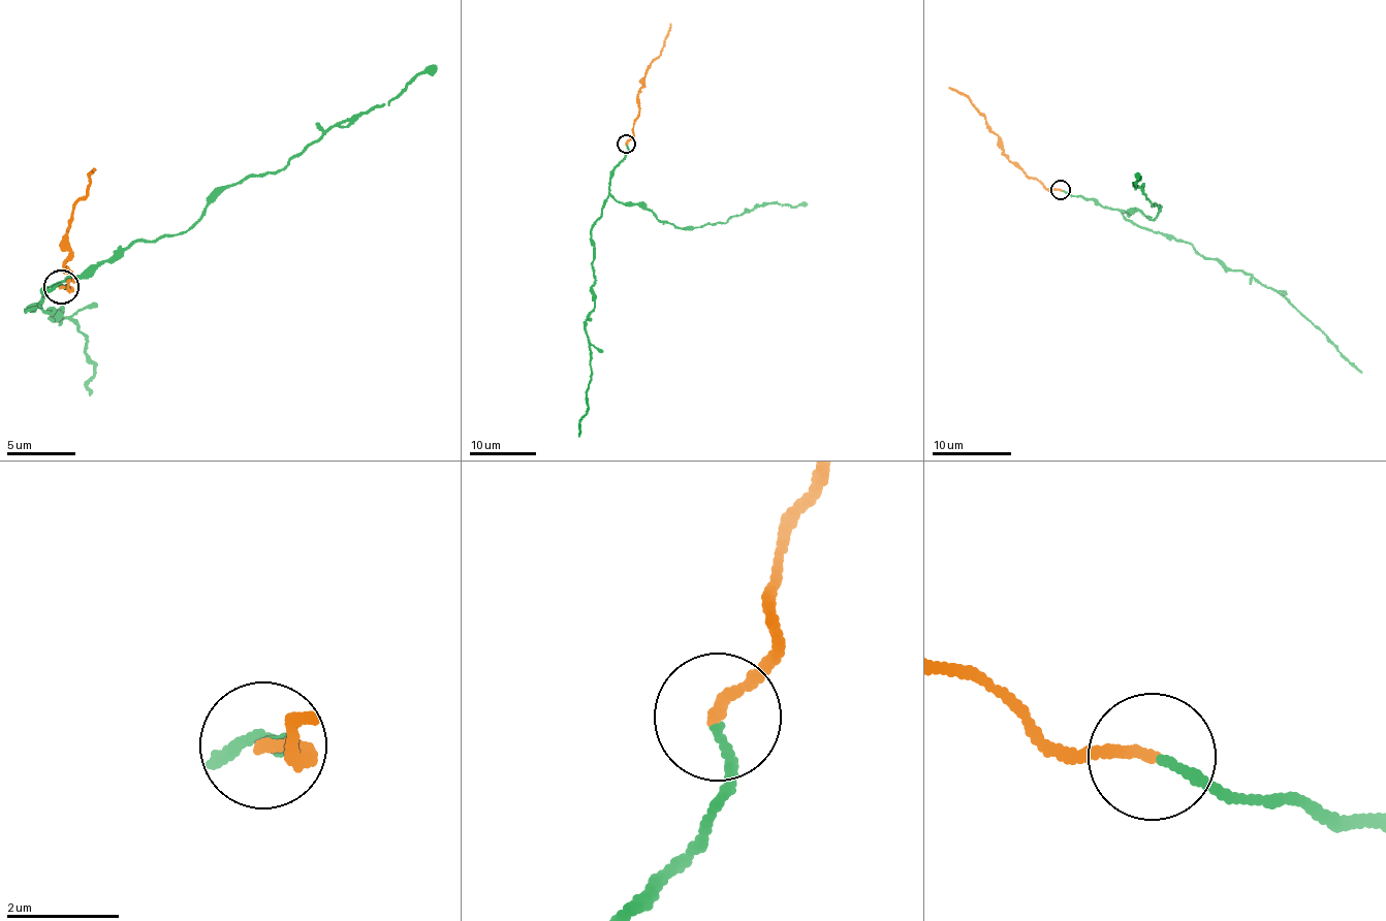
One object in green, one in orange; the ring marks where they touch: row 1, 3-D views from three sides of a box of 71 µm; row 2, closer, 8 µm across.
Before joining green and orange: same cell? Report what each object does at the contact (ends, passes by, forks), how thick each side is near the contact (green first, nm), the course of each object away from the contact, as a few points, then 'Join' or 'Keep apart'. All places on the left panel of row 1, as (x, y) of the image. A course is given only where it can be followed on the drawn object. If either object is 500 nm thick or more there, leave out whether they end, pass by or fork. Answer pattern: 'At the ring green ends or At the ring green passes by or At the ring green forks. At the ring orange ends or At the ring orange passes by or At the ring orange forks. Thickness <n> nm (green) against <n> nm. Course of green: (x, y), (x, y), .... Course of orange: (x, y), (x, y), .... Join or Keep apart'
At the ring green ends. At the ring orange ends. Thickness 160 nm (green) against 190 nm. Course of green: (62, 285), (27, 311), (64, 307), (56, 321), (83, 331), (89, 397). Course of orange: (62, 286), (71, 290), (65, 283), (73, 280), (65, 266), (66, 230), (76, 199), (95, 168). Join

